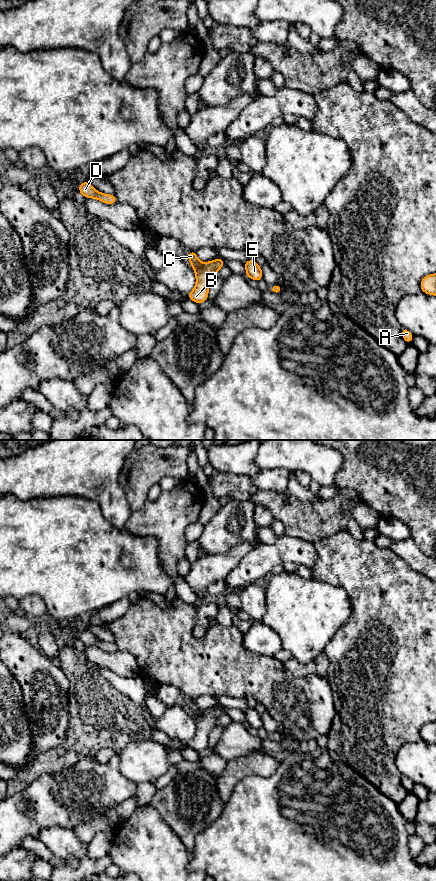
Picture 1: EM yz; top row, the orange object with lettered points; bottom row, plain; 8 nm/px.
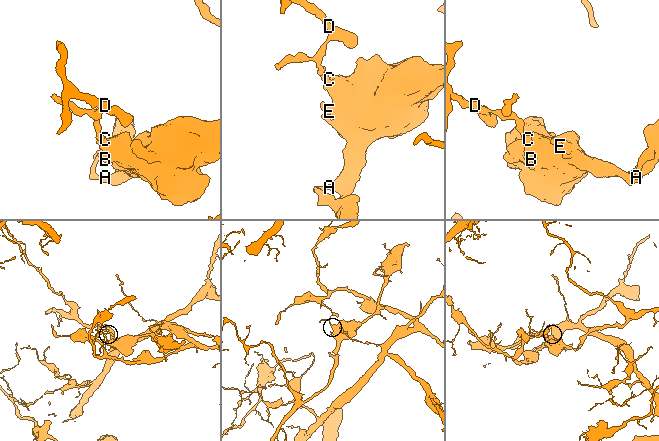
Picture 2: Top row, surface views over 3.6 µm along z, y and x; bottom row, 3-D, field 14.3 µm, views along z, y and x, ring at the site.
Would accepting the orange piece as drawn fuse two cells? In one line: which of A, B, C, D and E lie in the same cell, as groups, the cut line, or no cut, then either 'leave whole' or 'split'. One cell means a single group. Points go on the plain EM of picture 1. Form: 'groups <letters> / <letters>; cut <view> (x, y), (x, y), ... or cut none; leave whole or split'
groups A B E / C D; cut yz (203, 711), (195, 719); split

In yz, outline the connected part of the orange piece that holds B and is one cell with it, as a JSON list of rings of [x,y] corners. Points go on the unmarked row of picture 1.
[[[221,705],[203,711],[202,716],[195,719],[196,733],[187,746],[197,752],[206,749],[209,742],[209,733],[216,726],[217,719],[223,714],[225,714],[225,711]]]

